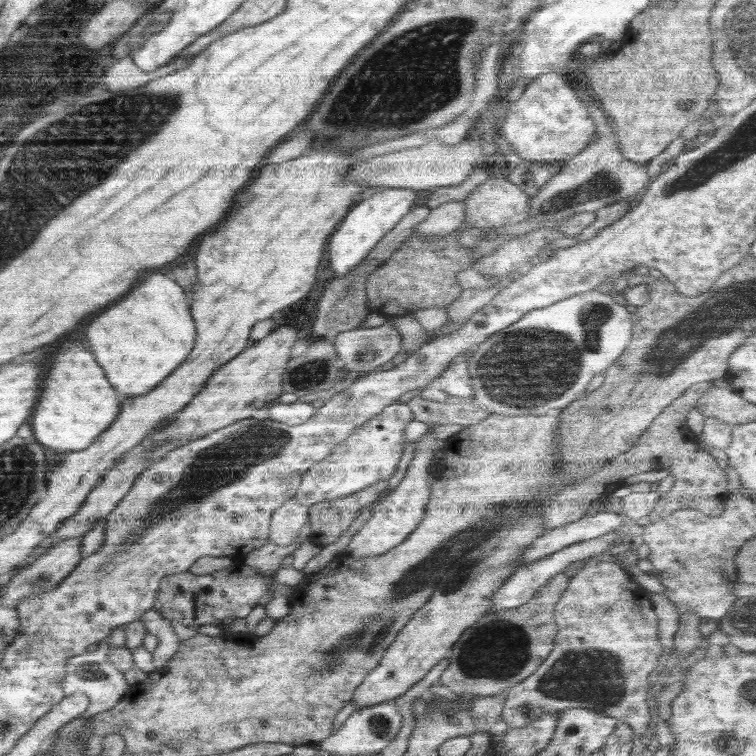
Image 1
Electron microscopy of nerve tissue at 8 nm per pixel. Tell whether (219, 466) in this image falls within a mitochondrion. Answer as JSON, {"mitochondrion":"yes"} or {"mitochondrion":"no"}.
{"mitochondrion":"yes"}

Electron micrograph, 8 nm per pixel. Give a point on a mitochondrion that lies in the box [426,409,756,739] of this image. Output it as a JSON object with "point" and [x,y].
{"point":[597,677]}

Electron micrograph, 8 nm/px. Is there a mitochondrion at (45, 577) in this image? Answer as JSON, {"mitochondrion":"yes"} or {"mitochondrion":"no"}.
{"mitochondrion":"yes"}

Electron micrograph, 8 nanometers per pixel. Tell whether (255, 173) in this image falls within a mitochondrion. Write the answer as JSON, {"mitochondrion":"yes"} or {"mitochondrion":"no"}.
{"mitochondrion":"no"}

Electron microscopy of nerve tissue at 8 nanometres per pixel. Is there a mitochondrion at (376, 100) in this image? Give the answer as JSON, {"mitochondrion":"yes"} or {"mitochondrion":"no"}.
{"mitochondrion":"yes"}

